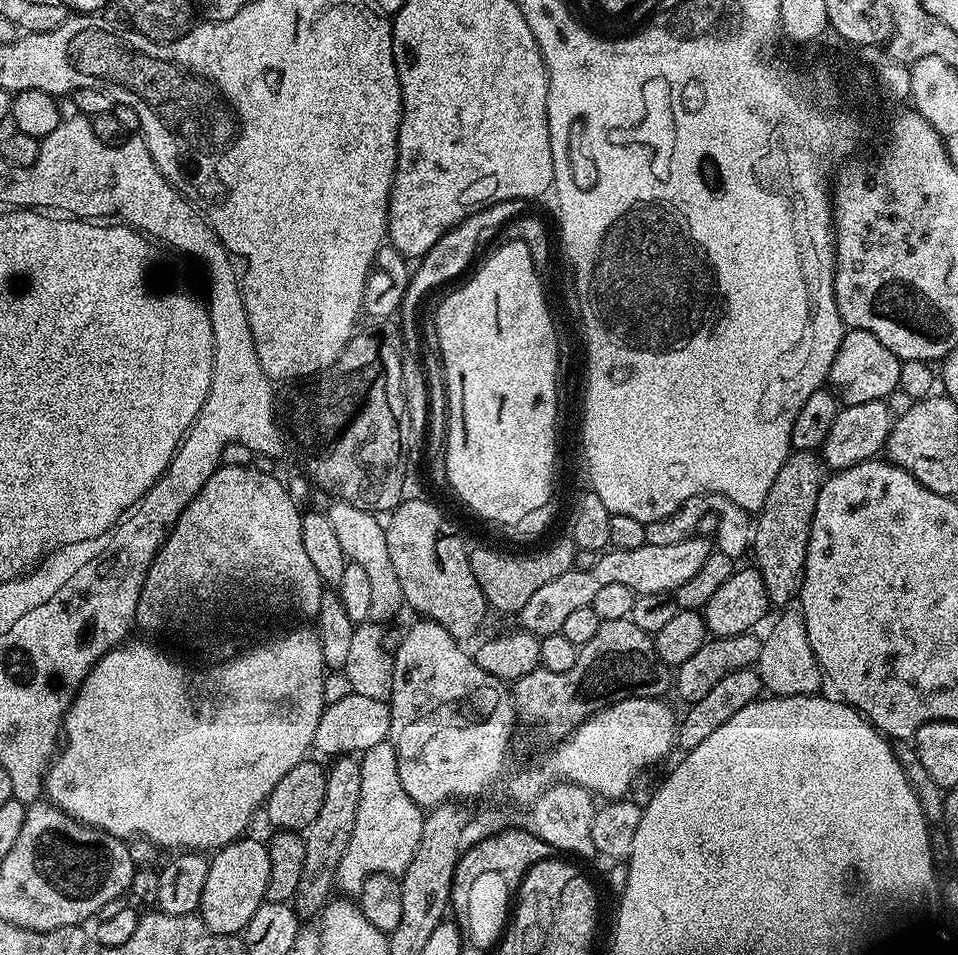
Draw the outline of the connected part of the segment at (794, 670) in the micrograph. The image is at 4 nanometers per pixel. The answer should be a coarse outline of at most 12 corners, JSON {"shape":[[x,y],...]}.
{"shape":[[783,611],[755,667],[777,696],[824,684],[799,611]]}

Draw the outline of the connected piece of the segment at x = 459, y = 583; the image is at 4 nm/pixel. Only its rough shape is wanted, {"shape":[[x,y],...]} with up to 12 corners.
{"shape":[[430,501],[386,520],[404,604],[468,642],[489,615],[470,548]]}

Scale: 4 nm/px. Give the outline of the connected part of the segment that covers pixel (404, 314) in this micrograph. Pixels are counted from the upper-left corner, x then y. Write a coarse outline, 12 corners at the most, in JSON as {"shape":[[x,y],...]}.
{"shape":[[503,200],[456,224],[408,277],[398,301],[412,326],[439,284],[469,271],[487,232],[526,208]]}

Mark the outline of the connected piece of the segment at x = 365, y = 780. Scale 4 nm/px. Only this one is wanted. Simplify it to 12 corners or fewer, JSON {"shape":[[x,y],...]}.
{"shape":[[391,743],[359,757],[362,790],[335,887],[399,877],[425,809],[402,790]]}

